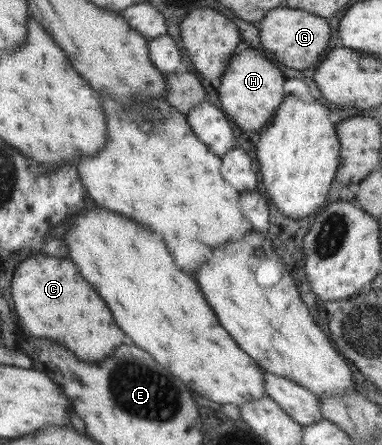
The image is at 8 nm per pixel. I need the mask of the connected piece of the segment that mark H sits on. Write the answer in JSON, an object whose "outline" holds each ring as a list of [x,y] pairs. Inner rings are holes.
{"outline":[[[256,49],[233,53],[227,69],[219,79],[221,83],[217,93],[222,104],[222,111],[226,119],[236,124],[243,132],[260,132],[286,96],[282,89],[284,77]]]}

